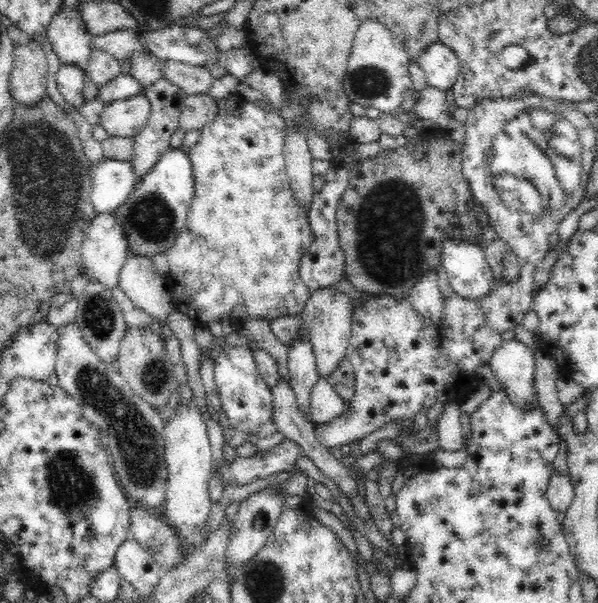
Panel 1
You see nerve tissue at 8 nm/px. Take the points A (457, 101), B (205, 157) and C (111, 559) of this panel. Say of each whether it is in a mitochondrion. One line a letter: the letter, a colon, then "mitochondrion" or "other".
A: other
B: other
C: other

